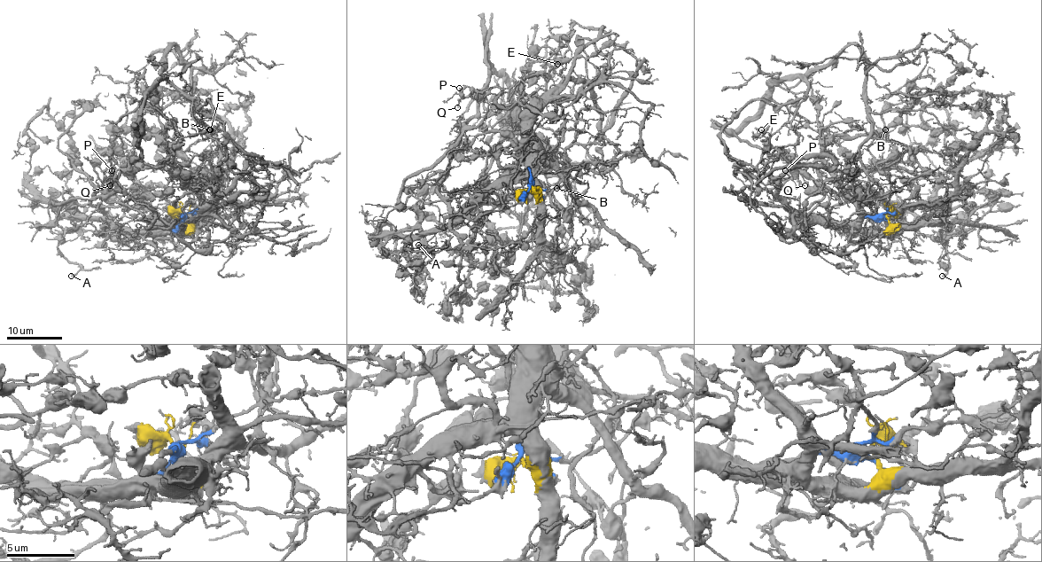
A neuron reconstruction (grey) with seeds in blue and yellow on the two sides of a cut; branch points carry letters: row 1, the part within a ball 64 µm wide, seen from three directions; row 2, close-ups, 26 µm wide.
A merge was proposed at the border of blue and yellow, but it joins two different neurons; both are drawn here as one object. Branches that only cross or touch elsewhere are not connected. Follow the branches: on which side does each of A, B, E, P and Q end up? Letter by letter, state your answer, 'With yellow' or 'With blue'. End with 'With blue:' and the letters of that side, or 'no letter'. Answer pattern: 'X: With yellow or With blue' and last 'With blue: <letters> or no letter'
A: With yellow
B: With blue
E: With blue
P: With yellow
Q: With yellow
With blue: B, E

